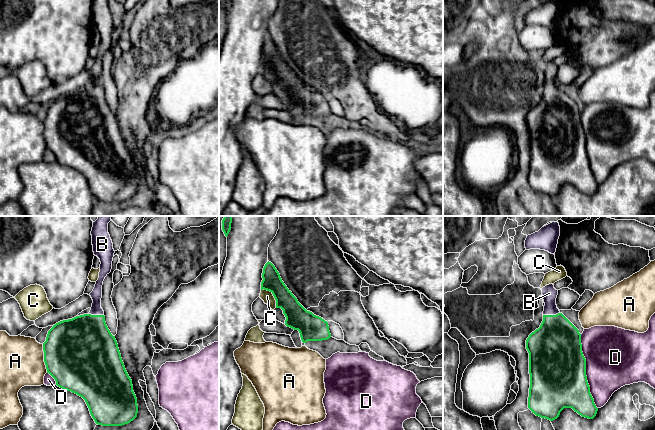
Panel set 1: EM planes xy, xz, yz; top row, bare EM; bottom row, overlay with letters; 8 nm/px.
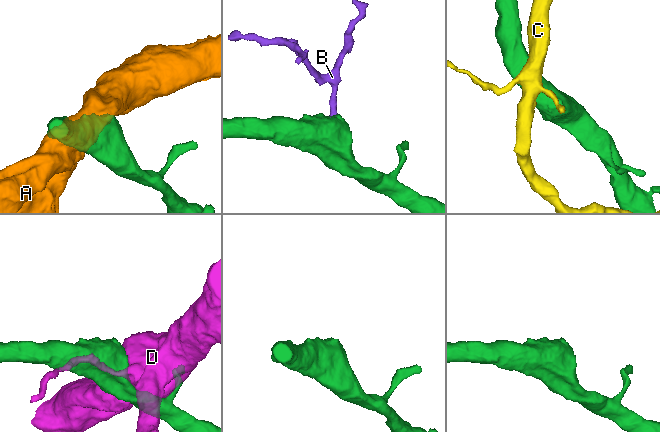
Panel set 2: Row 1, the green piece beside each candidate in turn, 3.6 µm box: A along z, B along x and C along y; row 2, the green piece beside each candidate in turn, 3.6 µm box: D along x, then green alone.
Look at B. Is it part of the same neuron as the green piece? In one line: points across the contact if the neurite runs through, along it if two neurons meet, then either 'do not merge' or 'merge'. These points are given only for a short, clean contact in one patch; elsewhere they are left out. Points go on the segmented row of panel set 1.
runs through yz (556, 345), (556, 331), (551, 315), (549, 293); merge

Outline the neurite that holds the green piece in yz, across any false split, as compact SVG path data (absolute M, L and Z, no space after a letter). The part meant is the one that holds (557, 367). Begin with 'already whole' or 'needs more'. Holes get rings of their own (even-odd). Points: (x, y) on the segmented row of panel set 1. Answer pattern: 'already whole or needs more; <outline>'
needs more; M546 285L541 290L545 303L543 321L526 340L530 374L528 408L536 416L550 421L557 419L564 408L572 408L582 417L593 419L598 408L587 381L581 334L557 308L558 290L554 288L554 285Z

